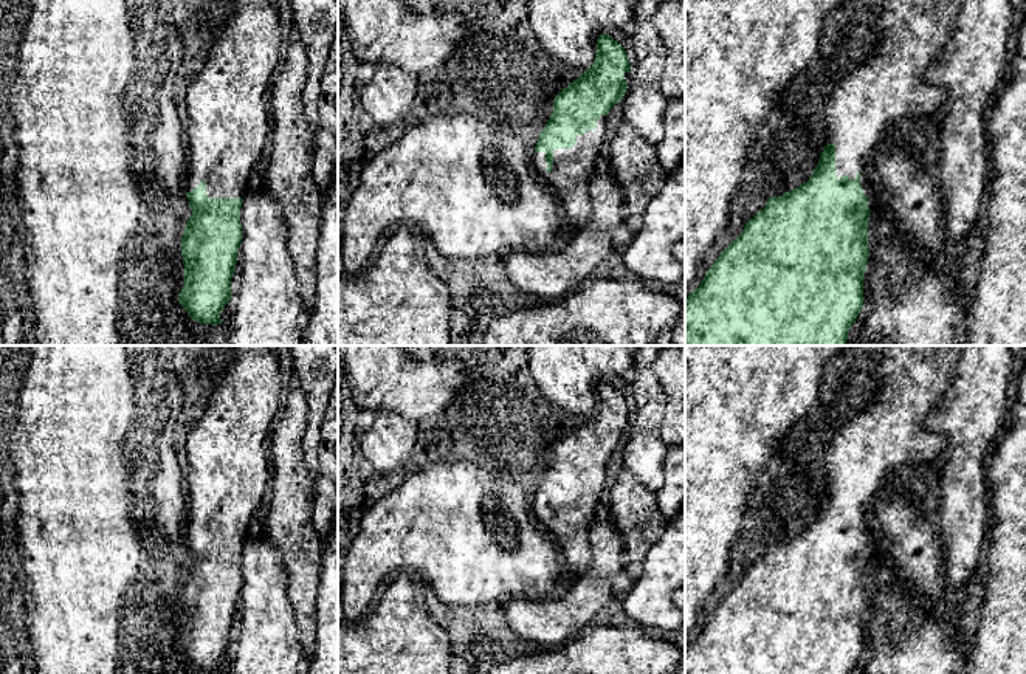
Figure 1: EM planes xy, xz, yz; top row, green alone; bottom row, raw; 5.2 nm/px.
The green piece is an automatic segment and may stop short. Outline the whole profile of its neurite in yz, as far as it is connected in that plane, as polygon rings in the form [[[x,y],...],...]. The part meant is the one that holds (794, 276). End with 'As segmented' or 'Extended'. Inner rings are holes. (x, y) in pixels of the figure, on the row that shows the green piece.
[[[885,0],[882,15],[874,23],[876,53],[854,62],[845,79],[832,87],[825,105],[826,141],[820,161],[811,178],[783,195],[767,198],[767,205],[750,218],[742,232],[733,240],[707,271],[701,285],[685,299],[685,346],[846,346],[848,332],[863,307],[863,277],[868,263],[868,220],[871,209],[880,201],[879,187],[874,181],[871,166],[890,132],[908,119],[927,119],[945,101],[944,91],[925,81],[924,74],[930,64],[944,53],[956,23],[961,0]]]. Extended

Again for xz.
[[[600,34],[594,64],[555,96],[550,119],[535,146],[533,169],[555,194],[564,220],[573,228],[583,226],[592,214],[589,181],[604,144],[608,115],[623,99],[629,73],[625,48],[611,36]]]. Extended

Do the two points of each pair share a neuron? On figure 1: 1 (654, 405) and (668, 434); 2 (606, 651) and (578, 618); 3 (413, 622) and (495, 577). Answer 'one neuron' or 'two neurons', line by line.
1: two neurons
2: two neurons
3: two neurons

